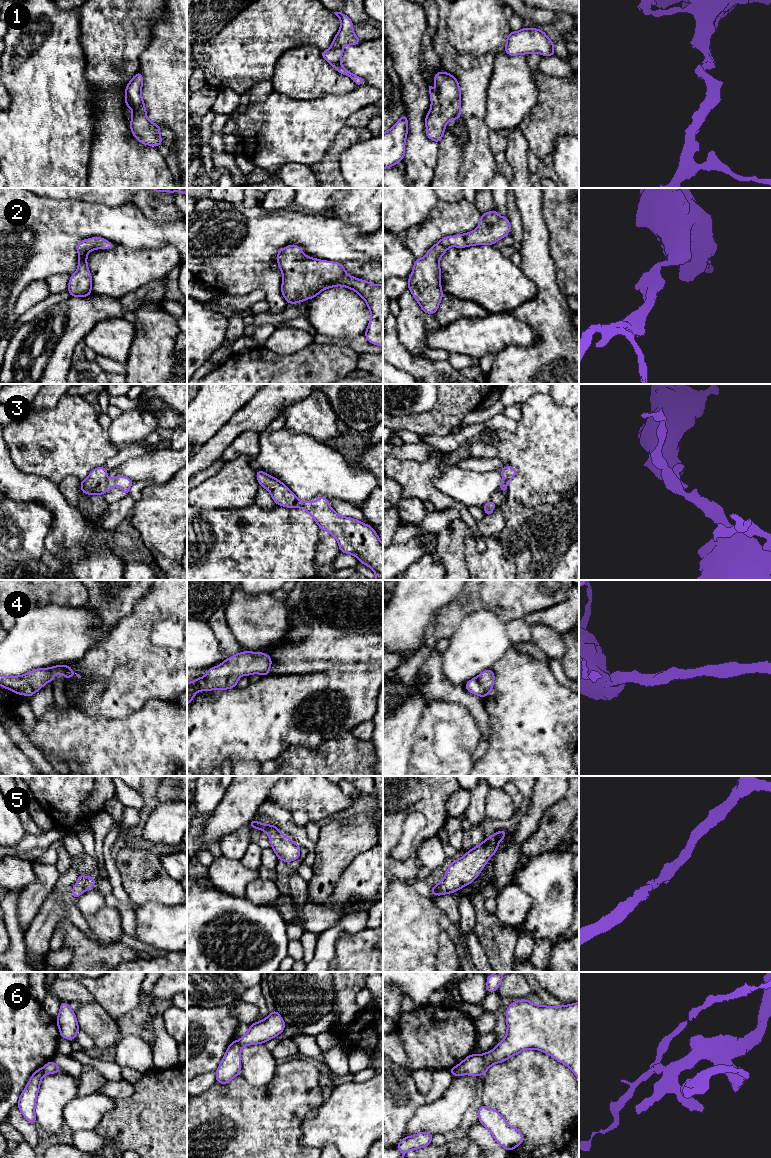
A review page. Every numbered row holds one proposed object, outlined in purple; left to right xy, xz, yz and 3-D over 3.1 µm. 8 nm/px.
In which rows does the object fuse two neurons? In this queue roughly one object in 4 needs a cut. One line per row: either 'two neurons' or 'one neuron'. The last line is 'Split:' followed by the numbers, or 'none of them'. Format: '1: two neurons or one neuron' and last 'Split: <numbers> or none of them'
1: one neuron
2: one neuron
3: one neuron
4: one neuron
5: one neuron
6: two neurons
Split: 6

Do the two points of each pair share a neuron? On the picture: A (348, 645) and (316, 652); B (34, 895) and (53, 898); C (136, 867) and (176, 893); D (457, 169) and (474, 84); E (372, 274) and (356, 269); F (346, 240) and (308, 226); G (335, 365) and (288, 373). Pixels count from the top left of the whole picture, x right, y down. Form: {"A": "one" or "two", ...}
{"A": "one", "B": "two", "C": "one", "D": "one", "E": "one", "F": "one", "G": "one"}

